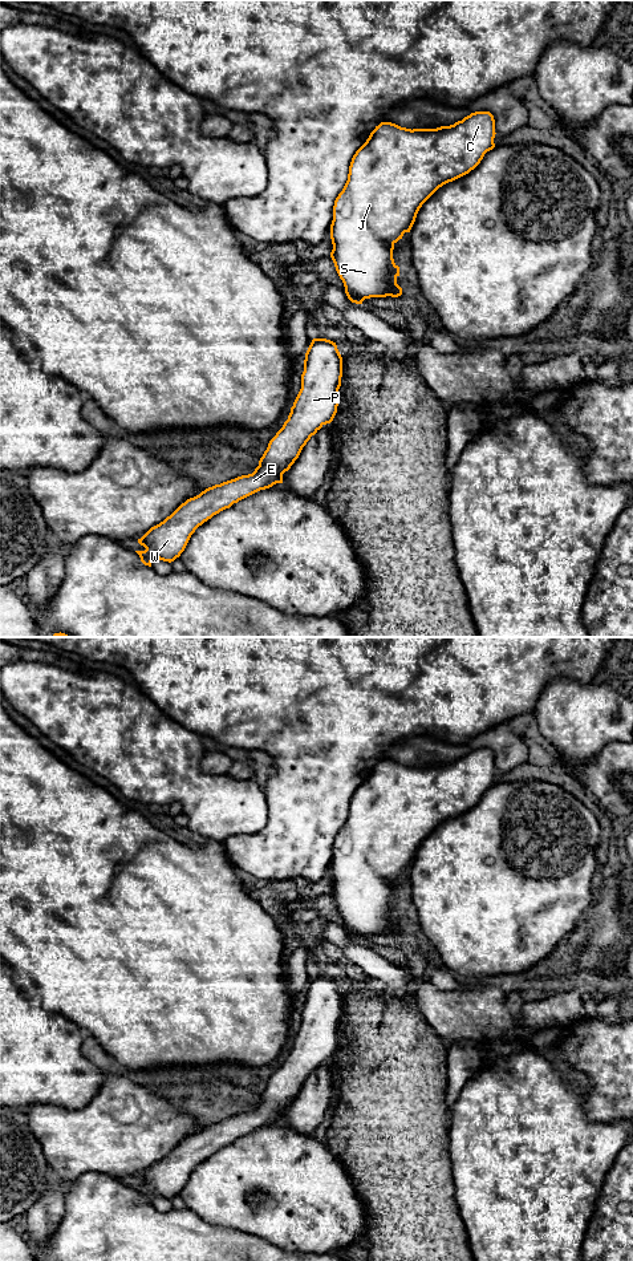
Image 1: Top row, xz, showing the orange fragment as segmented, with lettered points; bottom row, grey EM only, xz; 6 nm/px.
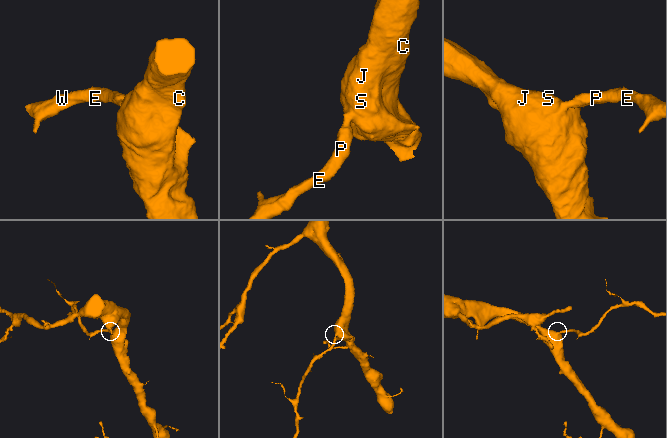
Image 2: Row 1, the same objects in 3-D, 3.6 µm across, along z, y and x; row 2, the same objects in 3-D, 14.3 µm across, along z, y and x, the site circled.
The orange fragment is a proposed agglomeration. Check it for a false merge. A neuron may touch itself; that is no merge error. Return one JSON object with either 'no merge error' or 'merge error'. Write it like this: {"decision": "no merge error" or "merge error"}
{"decision": "no merge error"}

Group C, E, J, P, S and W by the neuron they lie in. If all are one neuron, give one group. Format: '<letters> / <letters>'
C E J P S W

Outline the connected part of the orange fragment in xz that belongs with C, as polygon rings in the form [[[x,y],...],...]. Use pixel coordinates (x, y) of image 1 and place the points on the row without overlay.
[[[475,749],[462,758],[437,766],[406,766],[391,759],[381,759],[366,779],[356,788],[349,803],[348,818],[334,838],[330,876],[330,895],[352,940],[362,941],[370,934],[398,934],[399,904],[394,900],[394,881],[410,869],[422,842],[443,822],[474,807],[484,791],[495,784],[495,757],[490,749]]]

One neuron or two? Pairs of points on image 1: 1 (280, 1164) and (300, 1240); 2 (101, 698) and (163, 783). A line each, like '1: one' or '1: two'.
1: one
2: one

